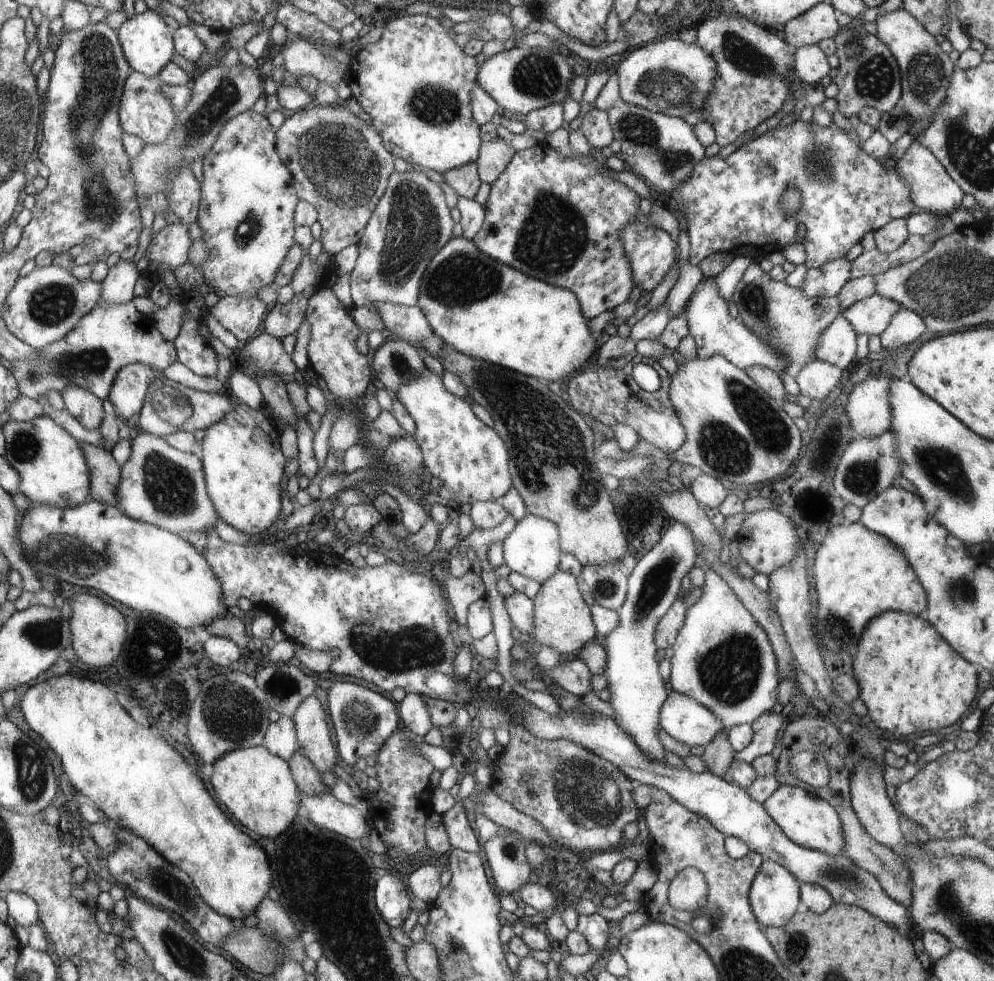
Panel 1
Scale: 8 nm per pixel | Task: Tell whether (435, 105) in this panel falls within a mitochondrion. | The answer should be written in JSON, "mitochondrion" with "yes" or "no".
{"mitochondrion":"yes"}

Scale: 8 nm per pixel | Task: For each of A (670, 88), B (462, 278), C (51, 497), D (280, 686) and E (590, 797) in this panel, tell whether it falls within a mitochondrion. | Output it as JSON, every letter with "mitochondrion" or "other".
{"A":"mitochondrion","B":"mitochondrion","C":"other","D":"mitochondrion","E":"mitochondrion"}

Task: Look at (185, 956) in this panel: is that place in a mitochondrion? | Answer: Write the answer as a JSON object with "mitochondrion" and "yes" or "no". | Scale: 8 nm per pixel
{"mitochondrion":"yes"}

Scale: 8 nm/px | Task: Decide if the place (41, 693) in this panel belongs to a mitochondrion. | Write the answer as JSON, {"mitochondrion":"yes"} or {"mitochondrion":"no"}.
{"mitochondrion":"no"}

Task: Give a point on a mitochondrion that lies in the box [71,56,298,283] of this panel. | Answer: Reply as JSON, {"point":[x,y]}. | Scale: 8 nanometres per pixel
{"point":[196,128]}

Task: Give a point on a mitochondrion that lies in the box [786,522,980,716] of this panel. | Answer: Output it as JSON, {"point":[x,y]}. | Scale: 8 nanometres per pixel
{"point":[962,592]}

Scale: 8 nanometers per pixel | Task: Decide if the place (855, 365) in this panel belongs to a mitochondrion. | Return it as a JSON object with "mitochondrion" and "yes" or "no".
{"mitochondrion":"no"}

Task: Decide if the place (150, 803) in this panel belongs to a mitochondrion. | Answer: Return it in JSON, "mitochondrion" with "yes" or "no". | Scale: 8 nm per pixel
{"mitochondrion":"no"}

